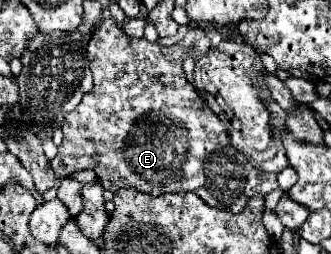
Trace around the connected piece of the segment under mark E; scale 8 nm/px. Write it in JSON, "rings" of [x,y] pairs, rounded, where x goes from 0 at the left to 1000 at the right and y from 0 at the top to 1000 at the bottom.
{"rings":[[[308,71],[266,165],[266,228],[272,228],[272,268],[278,268],[278,291],[284,291],[284,346],[278,362],[254,370],[248,402],[199,449],[193,480],[187,480],[187,520],[193,520],[193,551],[175,583],[175,606],[169,622],[157,630],[157,661],[163,677],[181,693],[181,701],[199,701],[205,685],[218,677],[236,677],[236,669],[260,669],[260,661],[278,661],[296,693],[302,693],[302,724],[314,748],[332,748],[332,756],[356,756],[363,740],[387,740],[387,732],[405,732],[429,756],[447,756],[459,772],[483,772],[483,764],[508,764],[508,756],[586,756],[598,764],[628,811],[647,811],[647,819],[665,819],[665,827],[689,827],[689,835],[731,835],[731,819],[743,811],[743,795],[767,772],[767,764],[810,764],[822,748],[840,740],[840,717],[834,717],[834,685],[816,685],[816,677],[792,677],[792,669],[773,669],[755,654],[755,638],[695,567],[695,543],[689,543],[689,520],[677,496],[653,496],[647,480],[647,449],[628,433],[628,417],[616,409],[616,394],[592,370],[586,339],[562,315],[562,291],[556,291],[556,228],[568,217],[586,217],[589,236],[613,220],[634,189],[634,157],[616,142],[610,110],[586,110],[571,118],[568,134],[538,173],[520,173],[520,181],[483,181],[483,173],[459,173],[435,150],[393,150],[369,126],[369,110],[338,79],[338,71]]]}

